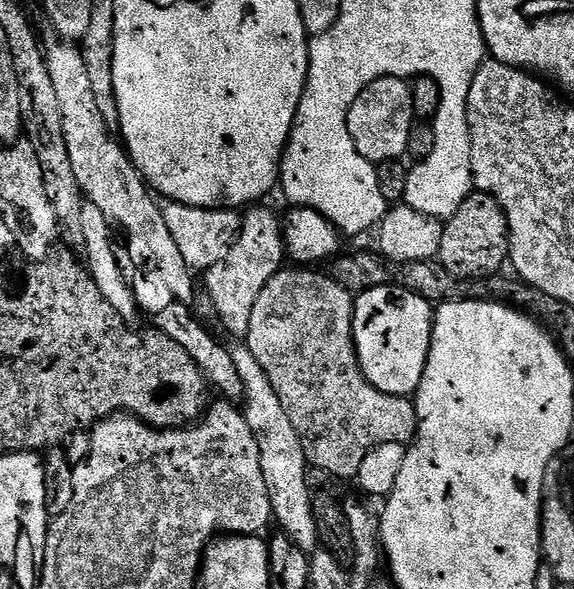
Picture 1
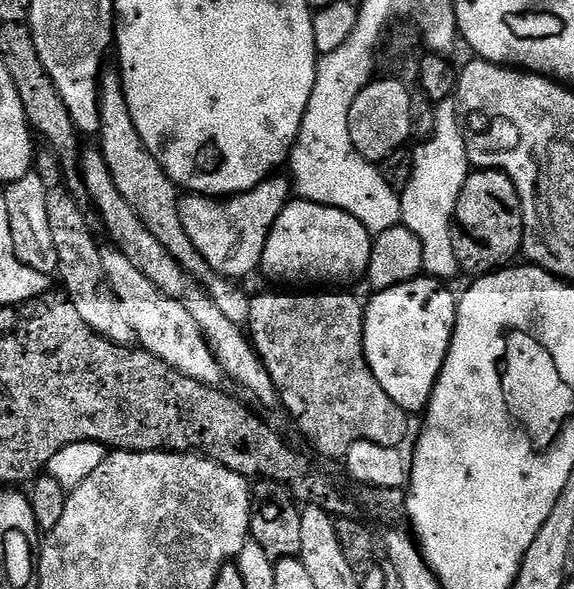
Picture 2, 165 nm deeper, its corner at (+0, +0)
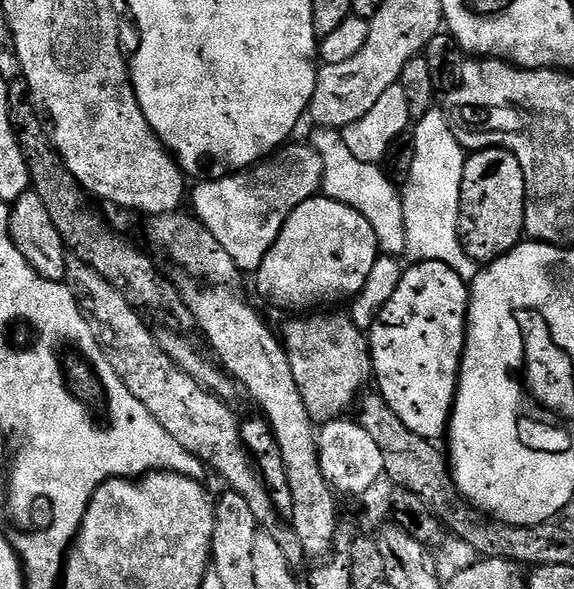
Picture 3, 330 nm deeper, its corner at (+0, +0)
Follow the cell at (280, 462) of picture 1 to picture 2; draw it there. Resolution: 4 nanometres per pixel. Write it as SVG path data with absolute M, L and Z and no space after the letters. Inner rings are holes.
M92 146L92 148L83 149L80 157L80 175L84 177L84 185L88 191L87 199L92 200L93 206L96 207L96 212L100 215L100 220L104 223L109 238L112 239L109 241L114 247L122 254L126 254L126 258L130 258L134 270L146 274L146 278L150 278L150 282L154 282L154 286L158 286L158 290L162 290L162 294L184 304L186 310L190 312L190 318L194 318L194 322L200 327L212 351L212 356L229 381L233 380L238 387L245 388L258 403L265 404L268 408L277 407L276 387L266 366L261 362L260 355L253 348L251 339L245 334L241 325L230 322L230 318L226 318L226 314L222 314L222 310L218 310L218 306L214 306L214 302L207 292L168 253L166 246L162 246L162 242L158 242L158 238L154 238L154 234L150 234L150 230L146 230L142 218L138 218L138 214L134 214L130 202L126 202L122 198L122 194L118 194L118 186L114 186L114 178L110 178L110 170L106 166L99 147Z

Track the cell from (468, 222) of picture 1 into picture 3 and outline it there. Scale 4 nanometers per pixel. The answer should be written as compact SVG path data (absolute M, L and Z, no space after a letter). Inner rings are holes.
M482 148L464 161L460 191L460 241L466 254L483 266L513 252L524 231L526 182L518 158L505 148Z

